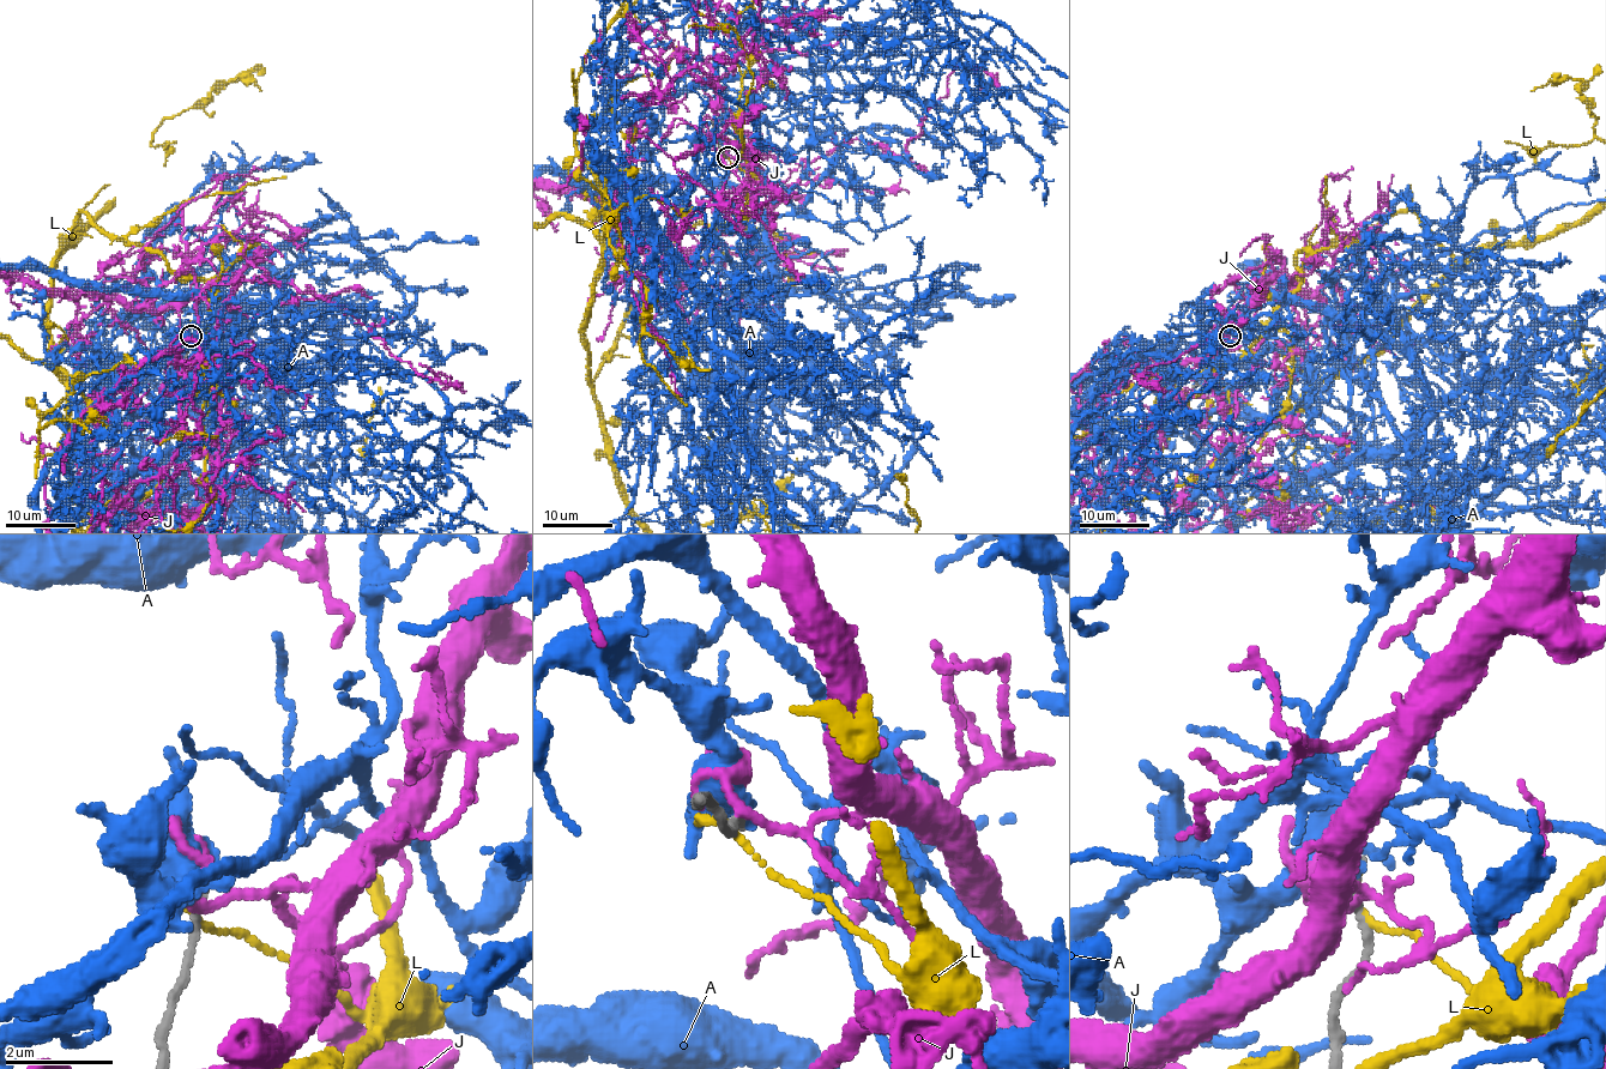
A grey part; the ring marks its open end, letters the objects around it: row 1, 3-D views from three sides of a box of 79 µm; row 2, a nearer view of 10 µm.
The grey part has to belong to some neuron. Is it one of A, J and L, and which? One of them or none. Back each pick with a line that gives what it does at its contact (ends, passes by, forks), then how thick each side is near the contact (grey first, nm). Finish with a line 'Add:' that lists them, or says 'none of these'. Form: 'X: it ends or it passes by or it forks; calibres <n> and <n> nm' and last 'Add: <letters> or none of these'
Add: none of these

